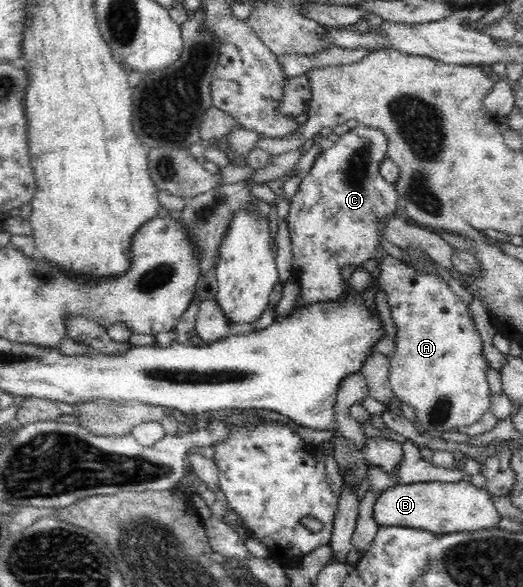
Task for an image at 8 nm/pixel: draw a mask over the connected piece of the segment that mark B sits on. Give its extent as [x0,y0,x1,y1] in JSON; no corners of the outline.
[374,480,501,534]

